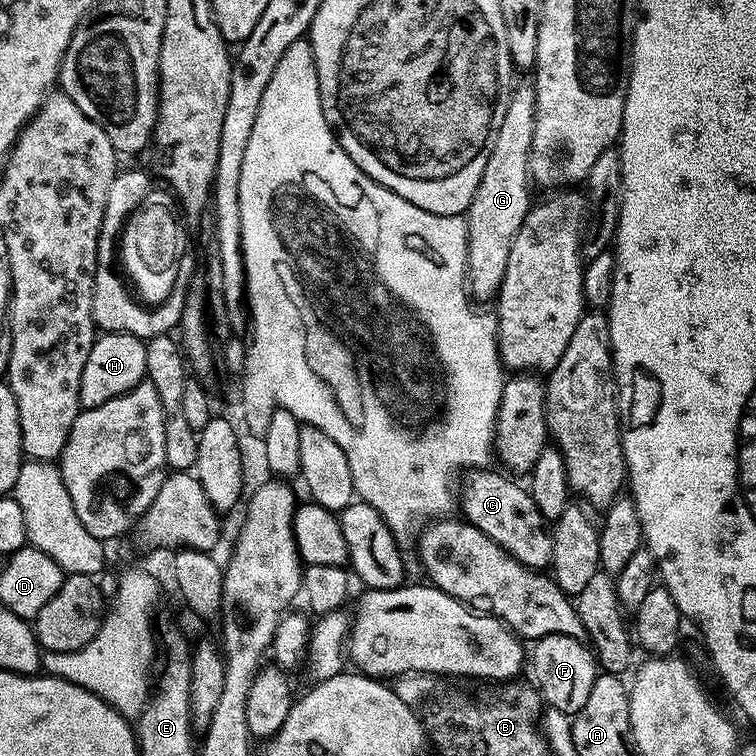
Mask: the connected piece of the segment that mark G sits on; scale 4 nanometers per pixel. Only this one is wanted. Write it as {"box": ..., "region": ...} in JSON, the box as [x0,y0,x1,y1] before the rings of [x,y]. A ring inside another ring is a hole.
{"box":[466,83,535,301],"region":[[[517,83],[512,89],[512,101],[506,106],[506,118],[502,118],[498,138],[494,138],[490,158],[486,158],[486,170],[482,170],[478,190],[474,190],[474,198],[466,213],[468,283],[471,295],[477,301],[484,300],[487,296],[495,297],[499,293],[506,274],[506,262],[510,262],[510,246],[530,207],[528,159],[534,138],[535,117],[535,87],[531,83]]]}

